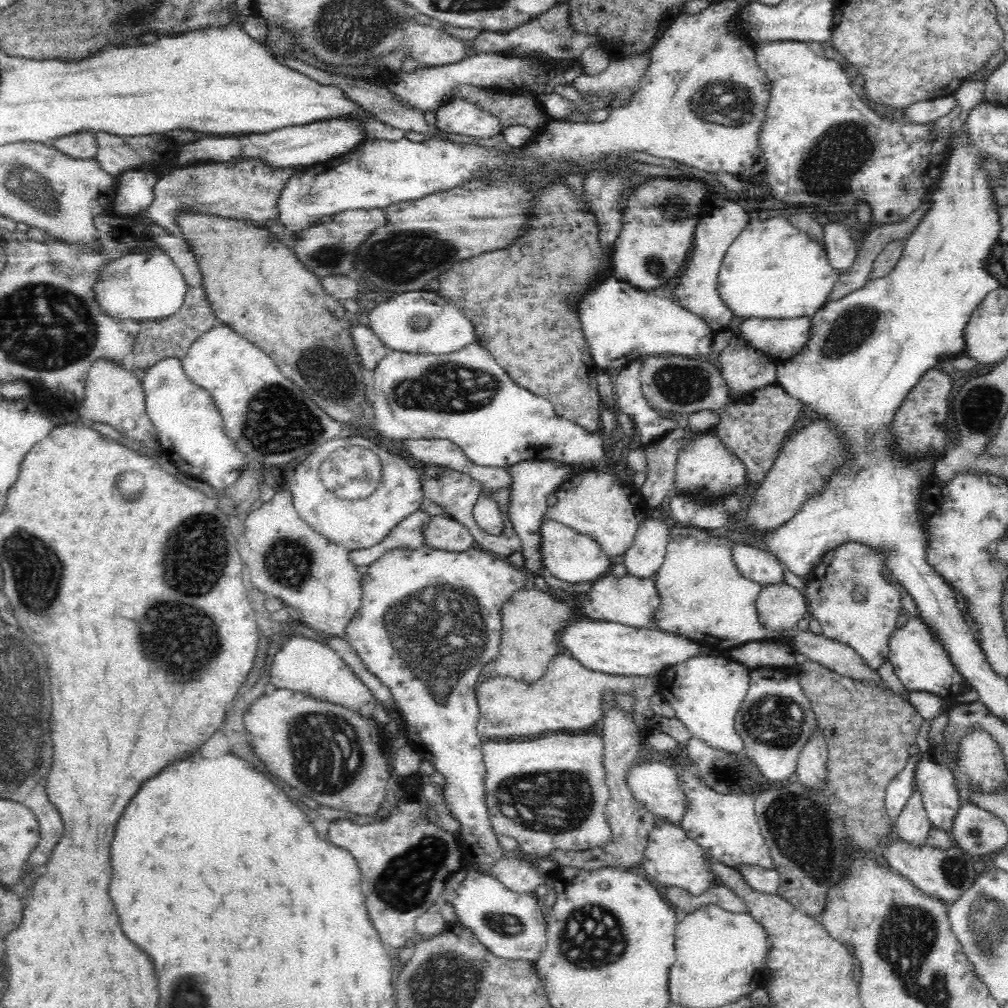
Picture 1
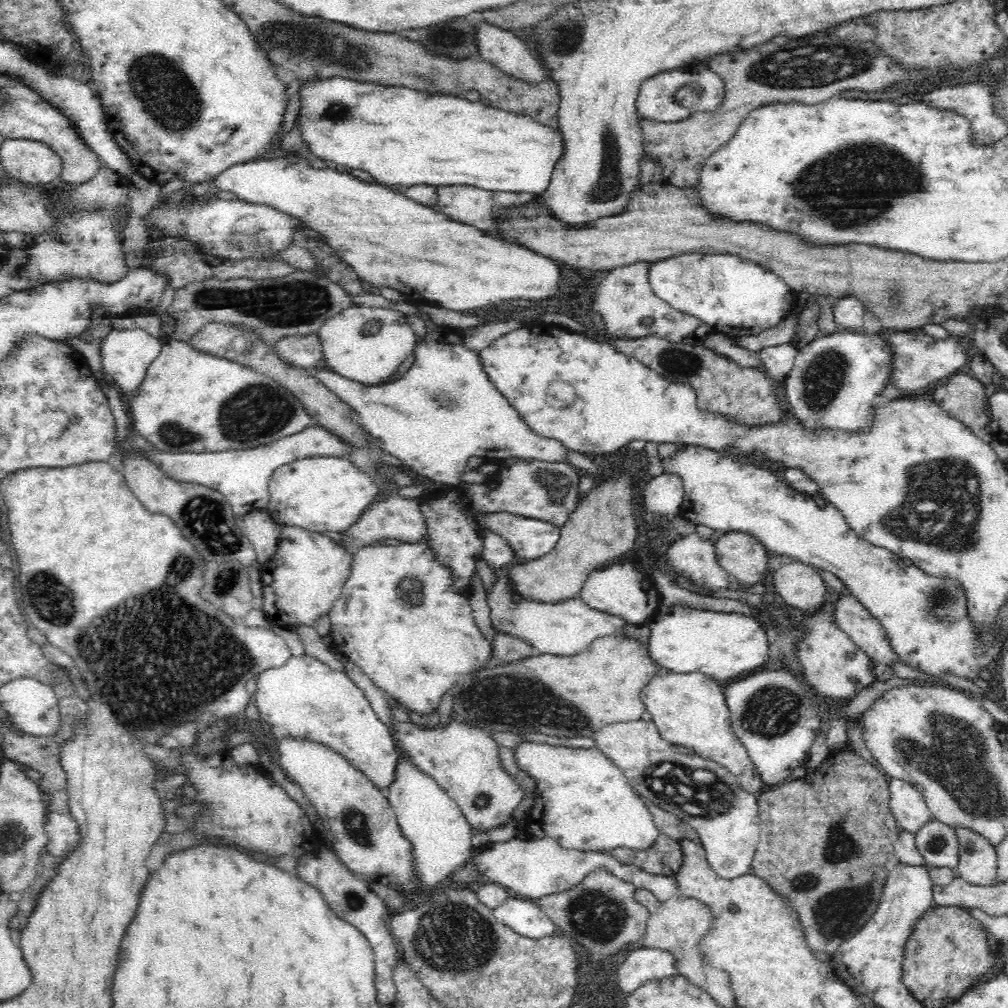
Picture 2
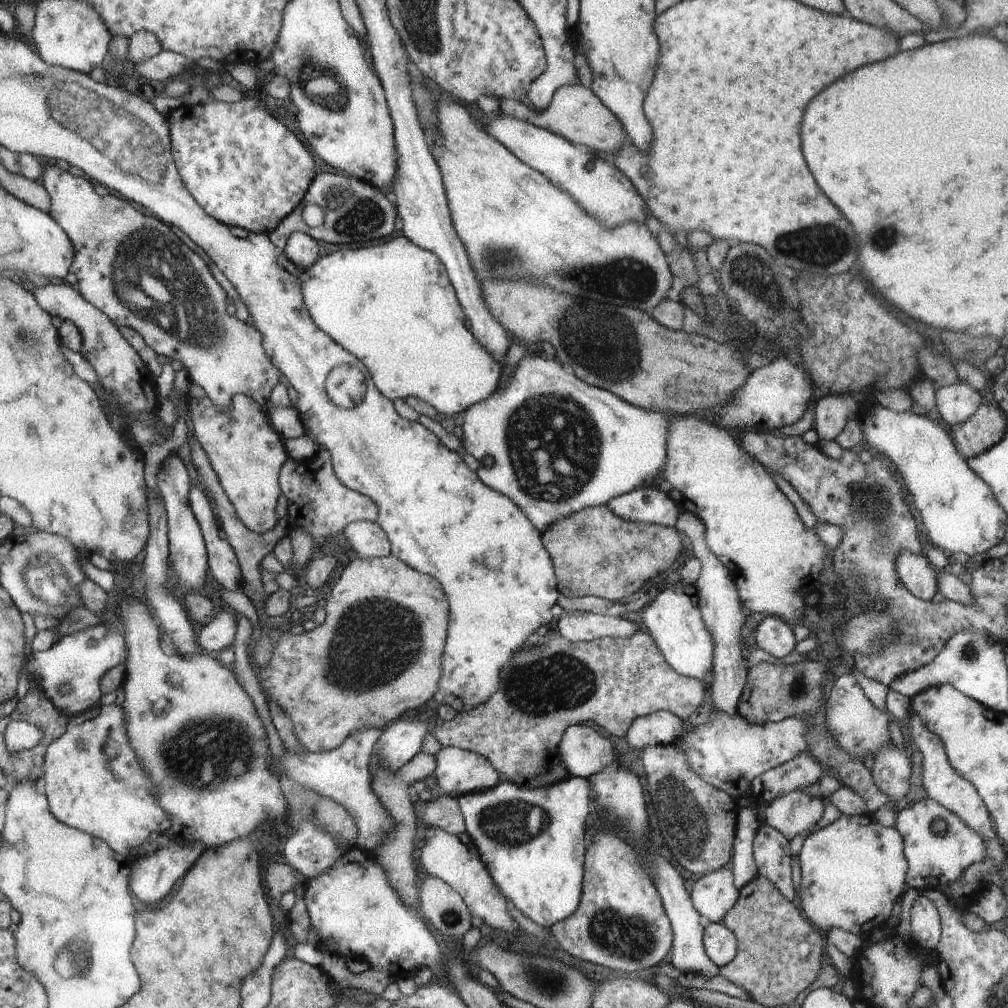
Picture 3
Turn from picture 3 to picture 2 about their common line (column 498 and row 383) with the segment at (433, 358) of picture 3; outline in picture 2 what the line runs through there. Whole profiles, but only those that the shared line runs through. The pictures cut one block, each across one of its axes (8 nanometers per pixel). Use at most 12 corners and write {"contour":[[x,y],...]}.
{"contour":[[352,306],[317,333],[324,365],[381,385],[417,345],[400,311]]}

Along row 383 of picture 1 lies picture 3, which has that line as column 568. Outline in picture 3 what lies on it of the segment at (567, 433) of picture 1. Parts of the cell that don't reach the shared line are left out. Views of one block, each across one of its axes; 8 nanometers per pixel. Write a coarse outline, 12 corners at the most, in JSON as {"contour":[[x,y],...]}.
{"contour":[[524,356],[463,454],[540,534],[654,487],[670,411]]}

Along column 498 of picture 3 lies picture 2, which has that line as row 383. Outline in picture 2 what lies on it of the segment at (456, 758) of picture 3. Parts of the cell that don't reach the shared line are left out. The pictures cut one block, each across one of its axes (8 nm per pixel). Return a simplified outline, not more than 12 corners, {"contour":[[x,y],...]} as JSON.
{"contour":[[792,342],[759,351],[762,369],[777,393],[792,370],[798,348]]}

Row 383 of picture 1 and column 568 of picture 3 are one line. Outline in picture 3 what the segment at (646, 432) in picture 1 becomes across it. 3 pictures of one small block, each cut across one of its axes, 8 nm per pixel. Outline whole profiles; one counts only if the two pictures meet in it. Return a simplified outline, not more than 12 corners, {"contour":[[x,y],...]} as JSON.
{"contour":[[580,612],[560,617],[556,634],[570,642],[630,638],[622,617]]}

